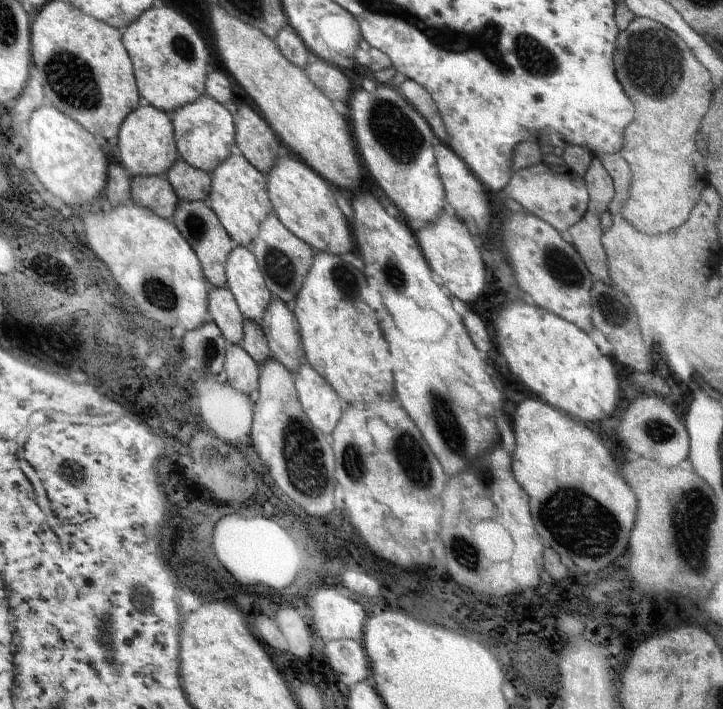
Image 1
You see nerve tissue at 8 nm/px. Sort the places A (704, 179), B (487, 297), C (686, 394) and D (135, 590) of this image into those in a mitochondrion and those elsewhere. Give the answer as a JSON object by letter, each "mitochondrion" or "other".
{"A":"other","B":"other","C":"other","D":"mitochondrion"}

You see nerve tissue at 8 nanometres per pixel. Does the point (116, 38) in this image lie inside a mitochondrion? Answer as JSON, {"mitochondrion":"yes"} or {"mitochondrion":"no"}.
{"mitochondrion":"no"}

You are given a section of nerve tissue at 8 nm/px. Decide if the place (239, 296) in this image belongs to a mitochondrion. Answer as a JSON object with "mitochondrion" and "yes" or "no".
{"mitochondrion":"no"}

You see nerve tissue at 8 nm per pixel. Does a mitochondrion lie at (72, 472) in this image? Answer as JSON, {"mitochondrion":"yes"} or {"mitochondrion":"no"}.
{"mitochondrion":"yes"}

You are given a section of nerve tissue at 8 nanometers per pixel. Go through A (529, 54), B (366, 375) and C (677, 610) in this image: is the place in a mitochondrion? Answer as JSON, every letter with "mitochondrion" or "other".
{"A":"mitochondrion","B":"other","C":"other"}

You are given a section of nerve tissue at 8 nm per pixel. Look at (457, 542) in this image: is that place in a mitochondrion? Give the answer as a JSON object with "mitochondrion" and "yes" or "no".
{"mitochondrion":"yes"}

